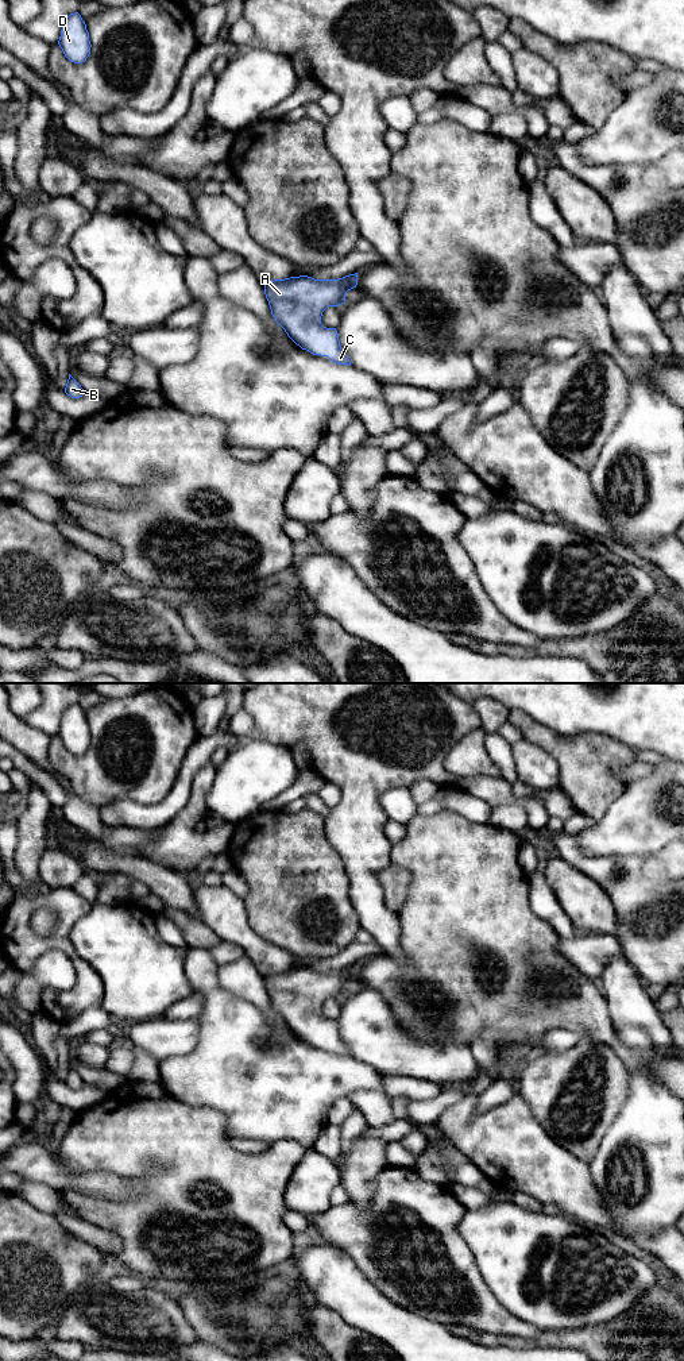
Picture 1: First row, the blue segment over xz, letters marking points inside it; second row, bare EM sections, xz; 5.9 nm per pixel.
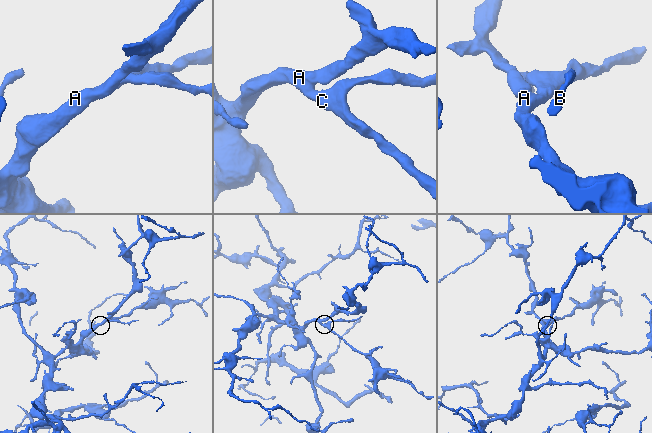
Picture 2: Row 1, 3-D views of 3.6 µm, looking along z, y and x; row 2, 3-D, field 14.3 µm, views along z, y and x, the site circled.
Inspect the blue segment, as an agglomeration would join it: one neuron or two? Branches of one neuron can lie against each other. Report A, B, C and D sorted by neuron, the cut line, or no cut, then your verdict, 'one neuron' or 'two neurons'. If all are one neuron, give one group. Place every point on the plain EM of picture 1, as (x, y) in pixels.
groups A B C D; cut none; one neuron

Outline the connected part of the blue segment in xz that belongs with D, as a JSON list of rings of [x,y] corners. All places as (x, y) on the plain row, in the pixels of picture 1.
[[[78,703],[70,705],[65,710],[58,736],[65,748],[74,755],[82,755],[89,748],[92,739],[89,724]]]

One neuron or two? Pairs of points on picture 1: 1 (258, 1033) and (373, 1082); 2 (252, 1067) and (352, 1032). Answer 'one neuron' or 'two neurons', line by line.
1: one neuron
2: two neurons

